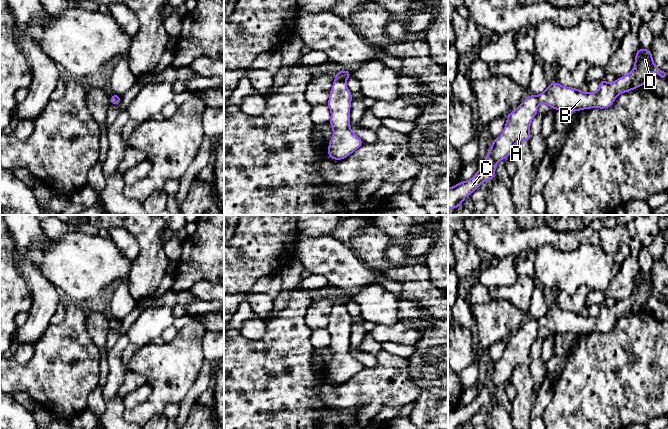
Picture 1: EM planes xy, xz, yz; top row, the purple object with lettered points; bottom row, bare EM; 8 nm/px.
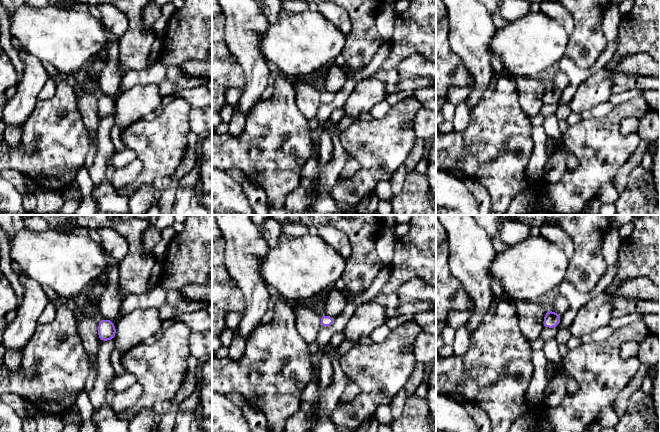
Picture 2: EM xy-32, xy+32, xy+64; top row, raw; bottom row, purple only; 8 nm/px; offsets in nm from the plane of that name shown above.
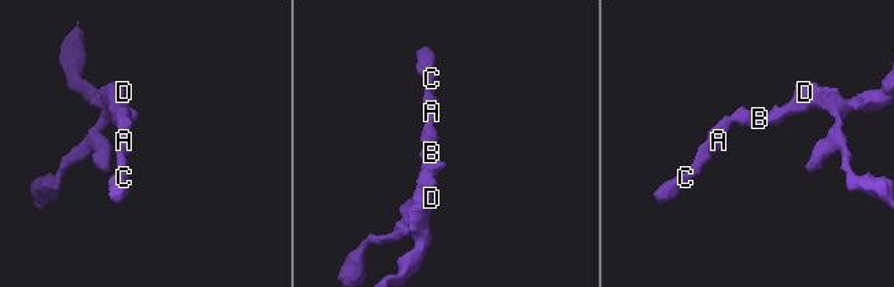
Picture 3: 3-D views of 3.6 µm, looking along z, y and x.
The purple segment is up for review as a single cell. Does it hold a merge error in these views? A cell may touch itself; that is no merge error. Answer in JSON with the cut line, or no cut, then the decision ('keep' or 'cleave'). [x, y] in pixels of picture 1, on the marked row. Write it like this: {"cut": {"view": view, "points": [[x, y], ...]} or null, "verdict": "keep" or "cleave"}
{"cut": null, "verdict": "keep"}

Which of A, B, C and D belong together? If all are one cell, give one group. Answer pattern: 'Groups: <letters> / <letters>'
Groups: A B C D

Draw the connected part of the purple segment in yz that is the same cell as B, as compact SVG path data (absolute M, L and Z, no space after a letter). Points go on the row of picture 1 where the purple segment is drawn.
M639 47L636 51L633 70L629 74L618 77L613 83L607 83L604 78L601 79L599 89L595 93L584 93L579 88L562 86L553 81L538 96L530 94L507 115L503 132L498 138L492 140L488 155L475 175L468 181L458 182L457 185L448 188L448 211L461 206L463 200L478 189L484 181L491 181L495 176L497 163L510 158L517 142L530 141L530 125L538 113L540 102L547 104L553 110L567 112L591 108L607 109L613 105L619 94L647 85L650 72L655 72L663 81L668 77L668 72L655 65L651 49Z

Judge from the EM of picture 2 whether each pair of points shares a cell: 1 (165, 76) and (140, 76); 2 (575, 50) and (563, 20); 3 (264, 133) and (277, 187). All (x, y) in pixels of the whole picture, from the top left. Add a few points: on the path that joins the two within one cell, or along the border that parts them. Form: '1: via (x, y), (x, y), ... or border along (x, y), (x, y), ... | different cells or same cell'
1: via (159, 76), (146, 76) | same cell
2: border along (569, 11), (573, 20), (573, 32), (569, 36) | different cells
3: via (273, 146), (273, 159), (277, 174) | same cell

